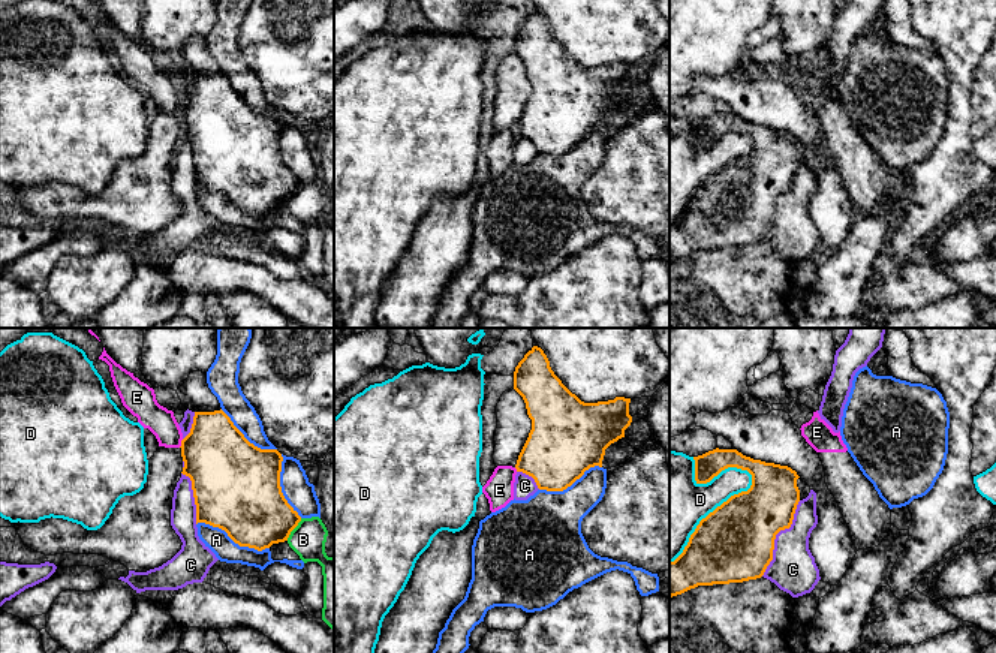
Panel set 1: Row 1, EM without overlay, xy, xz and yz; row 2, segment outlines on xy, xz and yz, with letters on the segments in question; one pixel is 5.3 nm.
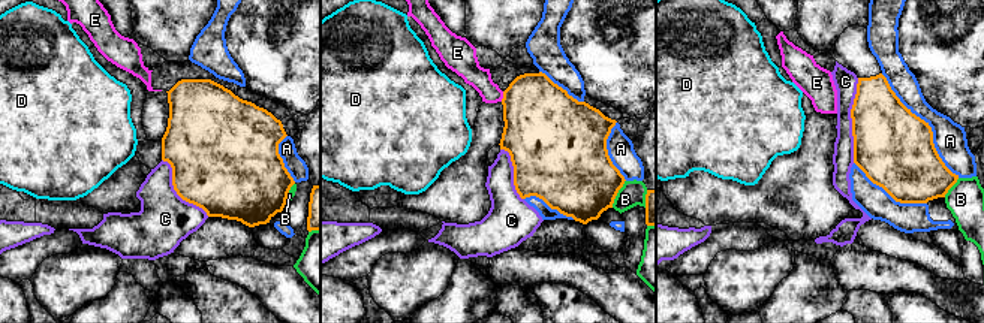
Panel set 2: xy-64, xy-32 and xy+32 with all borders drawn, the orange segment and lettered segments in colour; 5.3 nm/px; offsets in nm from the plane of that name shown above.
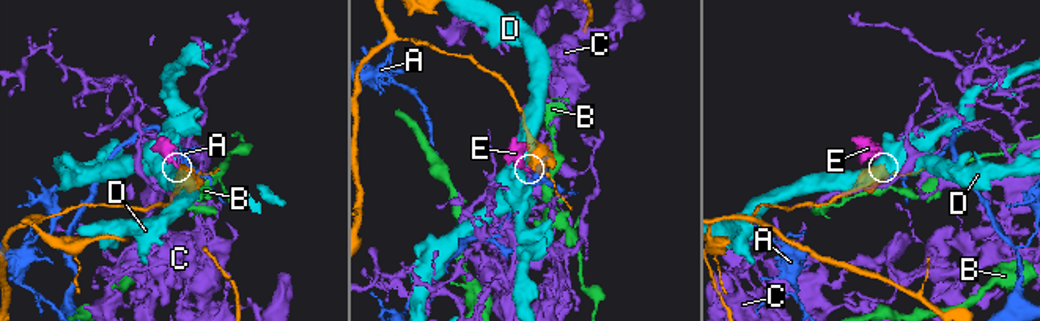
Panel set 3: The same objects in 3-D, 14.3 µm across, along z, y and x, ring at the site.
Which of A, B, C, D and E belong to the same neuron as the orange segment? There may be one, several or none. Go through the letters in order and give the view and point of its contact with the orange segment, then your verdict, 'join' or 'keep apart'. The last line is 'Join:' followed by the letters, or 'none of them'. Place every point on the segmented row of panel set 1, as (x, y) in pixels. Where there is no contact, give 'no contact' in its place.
A: xy (232, 539) | keep apart
B: xy (294, 527) | keep apart
C: yz (775, 536) | keep apart
D: yz (713, 511) | keep apart
E: xy (181, 444) | keep apart
Join: none of them

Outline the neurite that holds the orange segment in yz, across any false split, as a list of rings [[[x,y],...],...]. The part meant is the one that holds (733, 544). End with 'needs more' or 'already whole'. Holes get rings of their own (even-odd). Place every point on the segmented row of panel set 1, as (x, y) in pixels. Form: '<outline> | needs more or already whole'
[[[719,448],[693,460],[696,484],[737,467],[752,475],[752,485],[702,518],[683,553],[669,562],[669,598],[698,586],[761,578],[773,560],[776,535],[791,527],[800,502],[800,476],[788,466]]] | already whole

